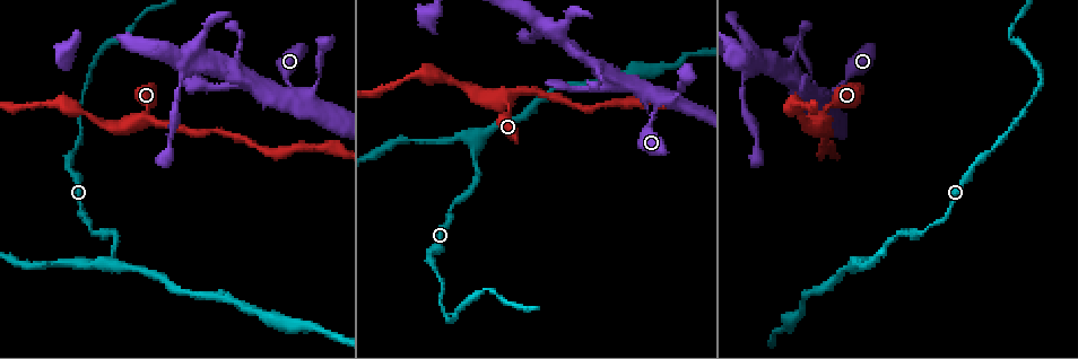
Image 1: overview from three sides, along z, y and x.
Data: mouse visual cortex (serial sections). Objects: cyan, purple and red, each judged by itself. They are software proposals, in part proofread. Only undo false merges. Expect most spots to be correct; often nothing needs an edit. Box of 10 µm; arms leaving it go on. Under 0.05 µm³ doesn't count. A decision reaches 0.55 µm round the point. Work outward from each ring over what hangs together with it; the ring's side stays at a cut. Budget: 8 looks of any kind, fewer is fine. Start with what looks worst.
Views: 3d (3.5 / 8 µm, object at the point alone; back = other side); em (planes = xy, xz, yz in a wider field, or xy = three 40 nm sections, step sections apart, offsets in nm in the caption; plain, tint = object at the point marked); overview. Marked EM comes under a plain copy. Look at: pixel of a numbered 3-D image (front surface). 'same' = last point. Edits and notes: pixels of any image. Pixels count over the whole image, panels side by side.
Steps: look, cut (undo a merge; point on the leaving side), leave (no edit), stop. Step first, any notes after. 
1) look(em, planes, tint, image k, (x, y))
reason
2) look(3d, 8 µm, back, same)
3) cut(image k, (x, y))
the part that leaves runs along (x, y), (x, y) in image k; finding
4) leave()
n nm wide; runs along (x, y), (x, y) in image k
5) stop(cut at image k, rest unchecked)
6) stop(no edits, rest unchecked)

look(3d, 3.5 µm, image 1, (477, 140))
three-way junction

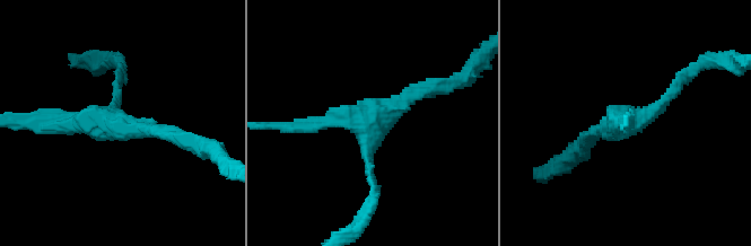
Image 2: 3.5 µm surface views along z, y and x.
look(em, planes, tint, image 2, (114, 119))
need the tissue

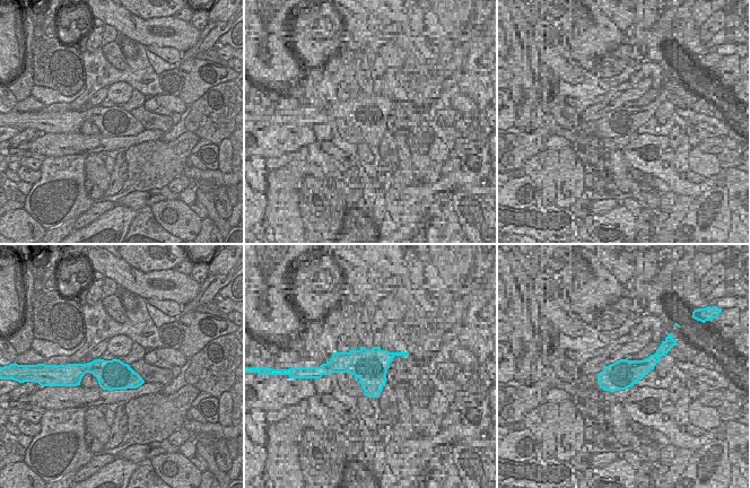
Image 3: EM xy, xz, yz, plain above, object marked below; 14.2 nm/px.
leave()
arms of 150, 200, 200 nm; runs along (374, 181), (367, 123), (429, 88) in image 2; continuous, no second cell

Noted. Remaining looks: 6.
look(3d, 3.5 µm, image 1, (142, 120))
thick turns thin

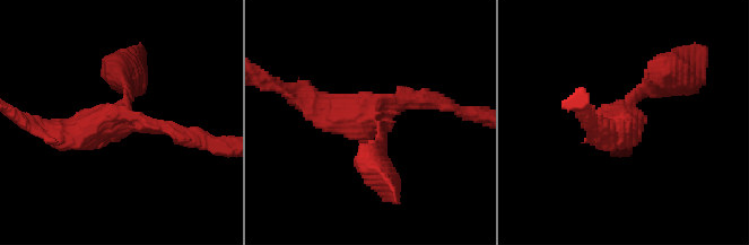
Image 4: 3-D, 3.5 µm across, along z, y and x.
look(em, xy, step 3, tint, image 4, (119, 122))
3 arms; arms of 200, 250, 350 nm

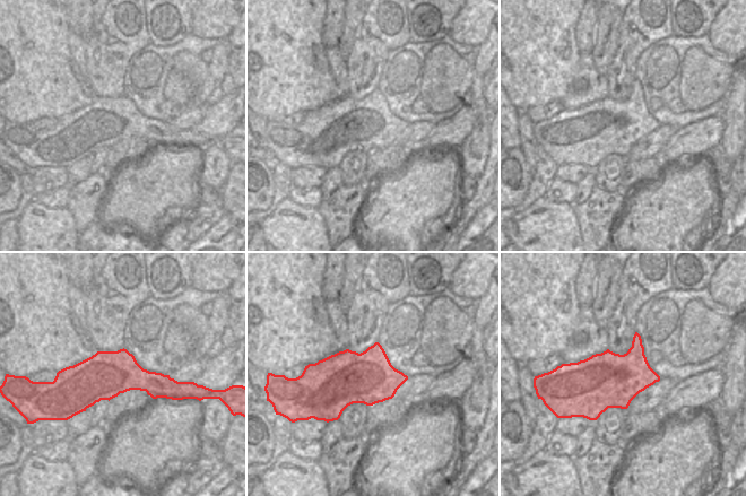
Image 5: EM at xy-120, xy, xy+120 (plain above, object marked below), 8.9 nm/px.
leave()
runs along (376, 168), (380, 124), (304, 102) in image 4; all the same cell

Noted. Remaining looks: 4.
look(3d, 3.5 µm, back, image 1, (818, 99))
four arms meet

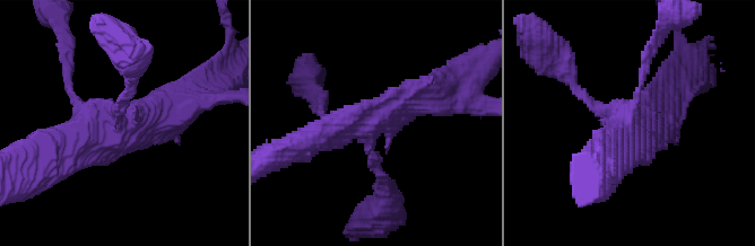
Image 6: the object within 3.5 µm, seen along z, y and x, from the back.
look(em, xy, step 5, tint, image 6, (118, 121))
need the tissue

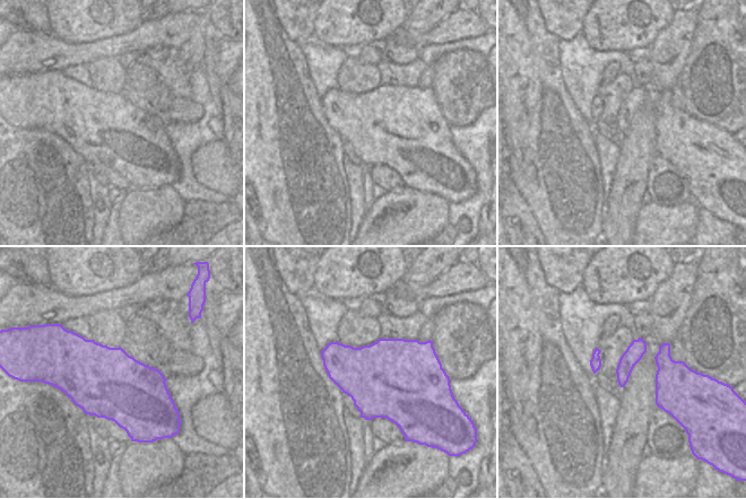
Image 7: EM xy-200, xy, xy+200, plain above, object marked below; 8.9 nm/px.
leave()
runs along (384, 184), (371, 123), (436, 97) in image 6; continuous, no second cell

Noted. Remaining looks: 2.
stop(no edits, rest unchecked)

